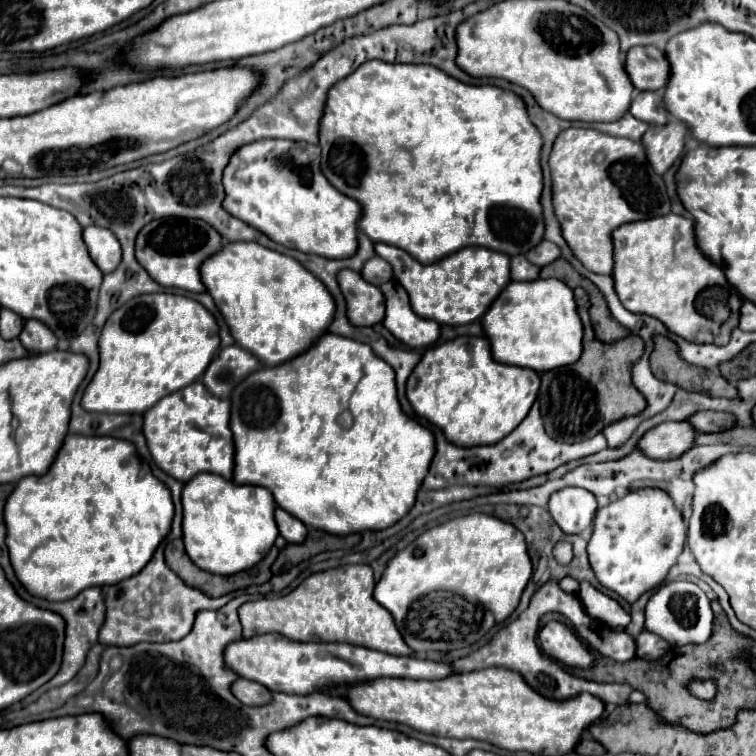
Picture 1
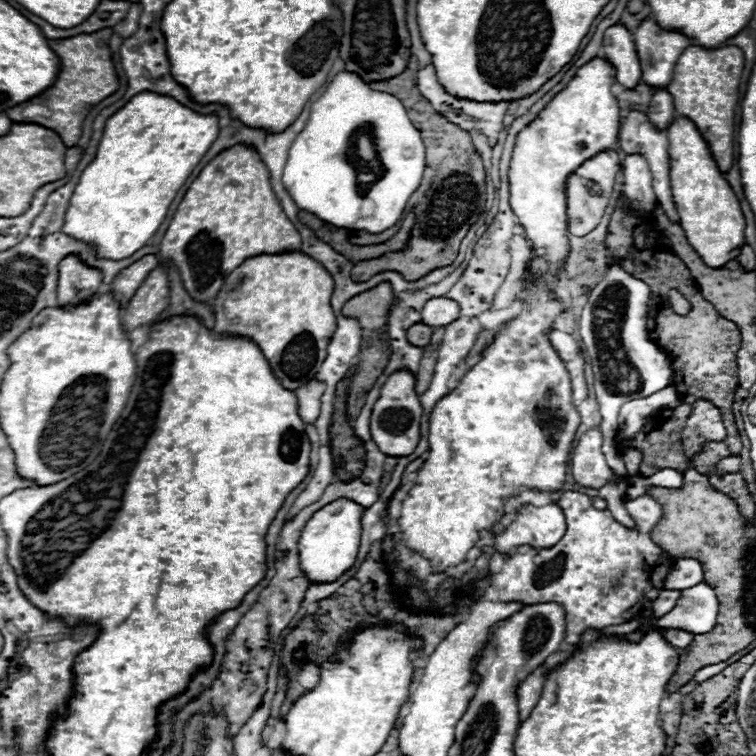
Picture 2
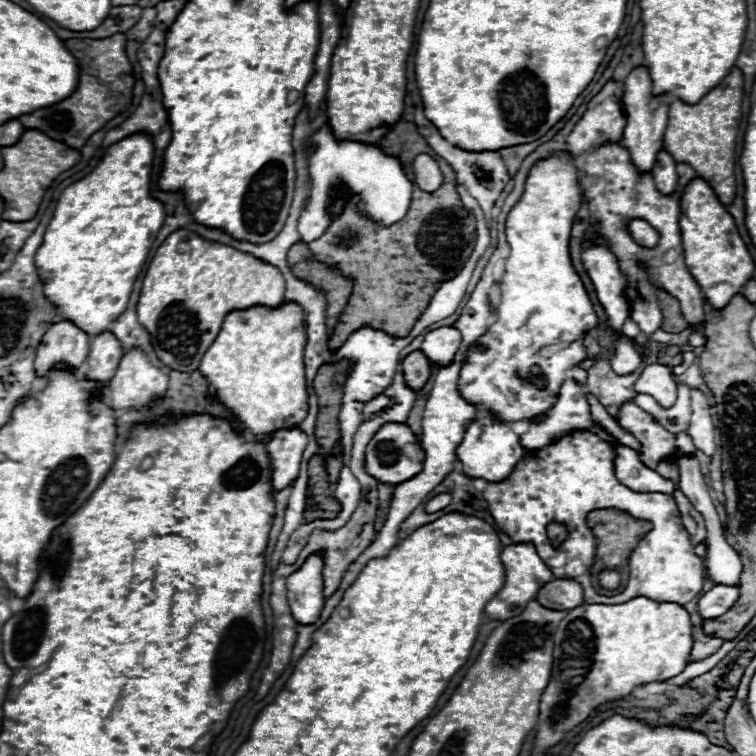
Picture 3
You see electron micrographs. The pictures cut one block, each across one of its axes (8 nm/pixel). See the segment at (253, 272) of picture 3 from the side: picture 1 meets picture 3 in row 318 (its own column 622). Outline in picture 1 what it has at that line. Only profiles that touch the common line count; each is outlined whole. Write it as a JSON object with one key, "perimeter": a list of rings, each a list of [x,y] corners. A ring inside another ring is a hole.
{"perimeter":[[[566,128],[558,134],[552,154],[550,154],[550,170],[552,170],[552,206],[554,214],[562,226],[562,236],[568,242],[572,254],[596,274],[610,274],[612,272],[612,230],[620,224],[664,216],[670,214],[670,200],[666,194],[666,186],[662,176],[656,174],[646,160],[644,146],[640,142],[632,142],[628,138],[616,138],[602,134],[590,128]],[[604,152],[606,160],[598,164],[596,154]]]}

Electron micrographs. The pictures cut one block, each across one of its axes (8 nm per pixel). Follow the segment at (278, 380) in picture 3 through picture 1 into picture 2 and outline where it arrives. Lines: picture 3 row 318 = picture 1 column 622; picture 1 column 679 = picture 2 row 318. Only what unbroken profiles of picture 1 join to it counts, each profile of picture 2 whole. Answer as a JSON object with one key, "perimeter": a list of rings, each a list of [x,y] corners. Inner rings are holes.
{"perimeter":[[[286,252],[286,256],[252,256],[230,276],[226,276],[218,298],[214,300],[214,332],[220,336],[250,338],[268,360],[272,374],[280,380],[282,388],[296,392],[320,372],[326,358],[326,346],[336,328],[334,312],[330,308],[332,290],[334,280],[330,272],[326,272],[322,264],[314,264],[302,252]]]}

